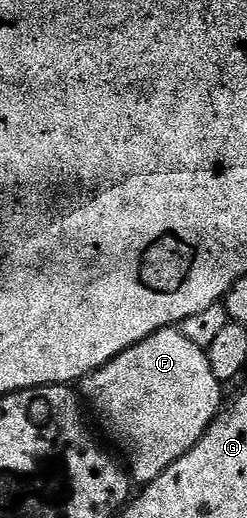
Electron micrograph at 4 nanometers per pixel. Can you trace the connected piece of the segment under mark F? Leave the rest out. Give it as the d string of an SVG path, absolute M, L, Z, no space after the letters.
M178 328L158 330L134 346L129 346L127 350L120 352L110 362L90 374L84 385L91 404L102 413L103 420L110 425L111 436L122 445L123 452L130 457L128 473L138 484L156 480L156 476L160 476L164 468L187 454L206 435L210 423L218 417L224 406L224 386L216 380L216 376L212 376L212 364L205 349L192 344L192 340L188 340L188 336L184 336Z

